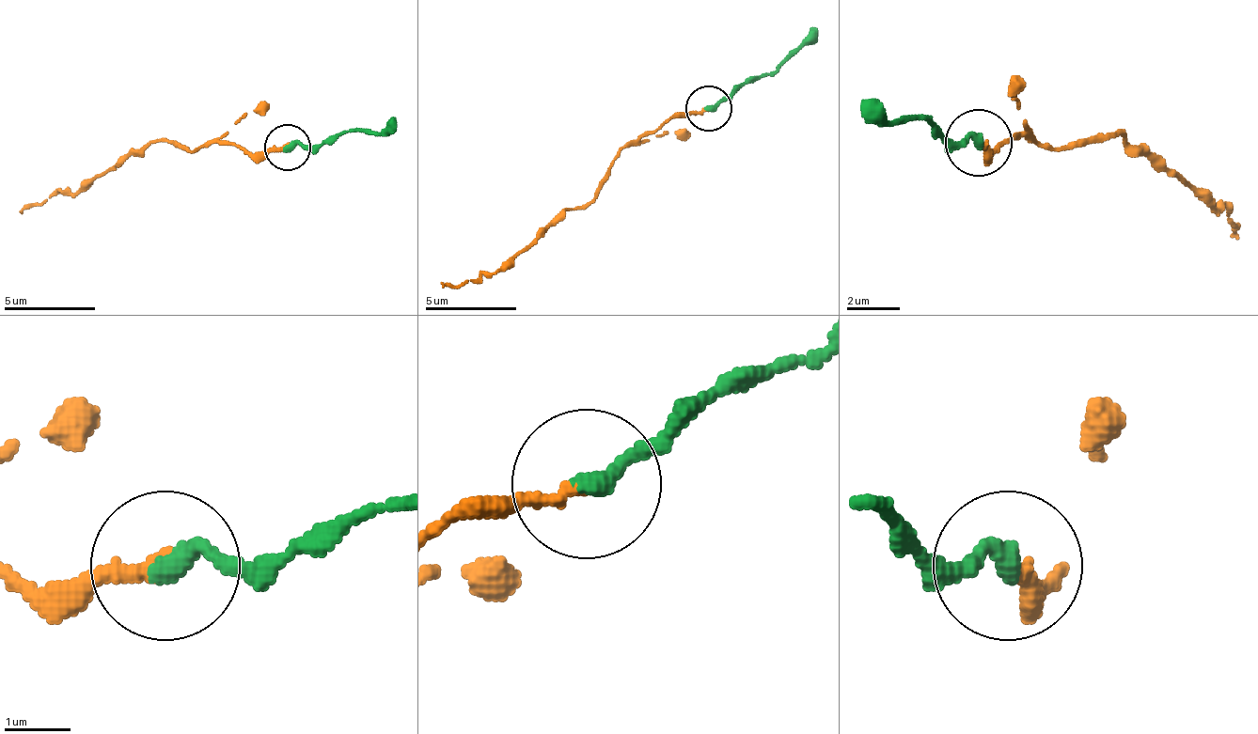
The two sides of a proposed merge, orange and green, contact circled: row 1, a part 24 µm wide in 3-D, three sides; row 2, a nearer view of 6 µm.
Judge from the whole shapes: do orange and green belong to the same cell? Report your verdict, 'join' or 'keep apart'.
join

